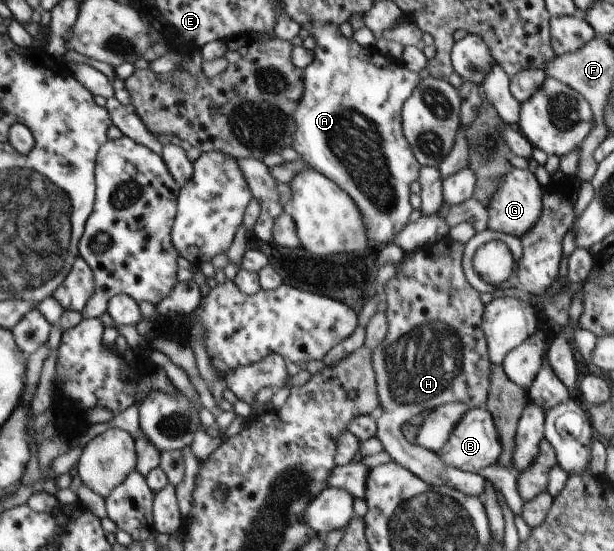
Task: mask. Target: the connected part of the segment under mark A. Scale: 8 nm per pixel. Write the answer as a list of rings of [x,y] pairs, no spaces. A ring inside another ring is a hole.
[[[310,23],[307,29],[316,46],[312,63],[302,69],[304,93],[292,113],[296,121],[292,149],[309,168],[322,173],[350,195],[364,219],[366,239],[373,248],[379,249],[394,241],[394,237],[408,225],[413,211],[410,184],[418,180],[421,166],[402,133],[401,114],[402,105],[421,78],[418,72],[407,69],[401,61],[381,55],[374,46],[364,48],[353,38],[344,37],[338,25]]]

